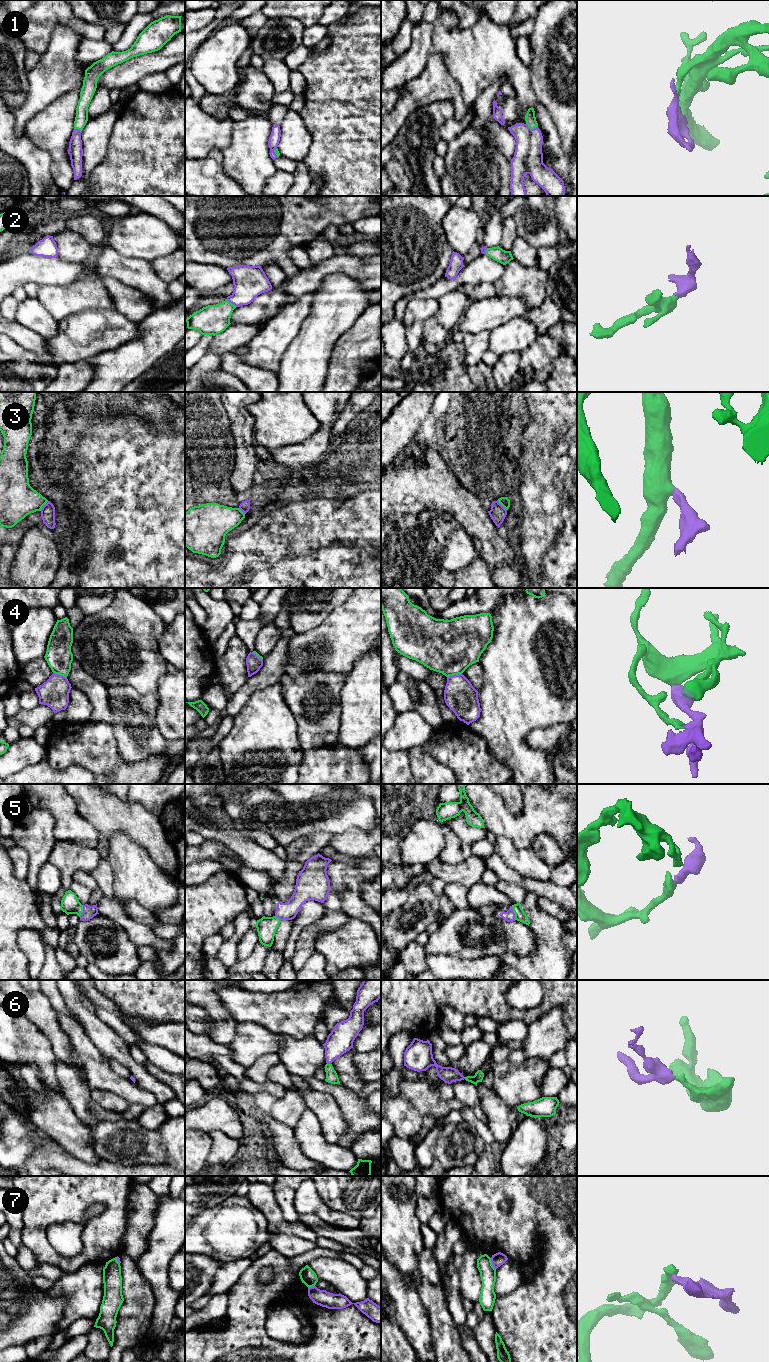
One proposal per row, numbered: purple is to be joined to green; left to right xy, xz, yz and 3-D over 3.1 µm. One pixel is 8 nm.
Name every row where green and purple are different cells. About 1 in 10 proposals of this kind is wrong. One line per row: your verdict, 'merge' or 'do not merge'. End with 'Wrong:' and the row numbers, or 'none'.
1: merge
2: merge
3: do not merge
4: merge
5: merge
6: merge
7: do not merge
Wrong: 3, 7

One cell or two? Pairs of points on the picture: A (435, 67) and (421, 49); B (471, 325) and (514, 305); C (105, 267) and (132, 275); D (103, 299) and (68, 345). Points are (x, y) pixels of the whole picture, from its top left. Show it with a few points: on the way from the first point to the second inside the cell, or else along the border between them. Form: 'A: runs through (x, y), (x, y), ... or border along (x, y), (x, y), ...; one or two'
A: border along (431, 54), (426, 67), (416, 78); two
B: runs through (482, 314), (503, 309); one
C: runs through (112, 267), (125, 269); one
D: border along (113, 308), (87, 308), (73, 314); two

